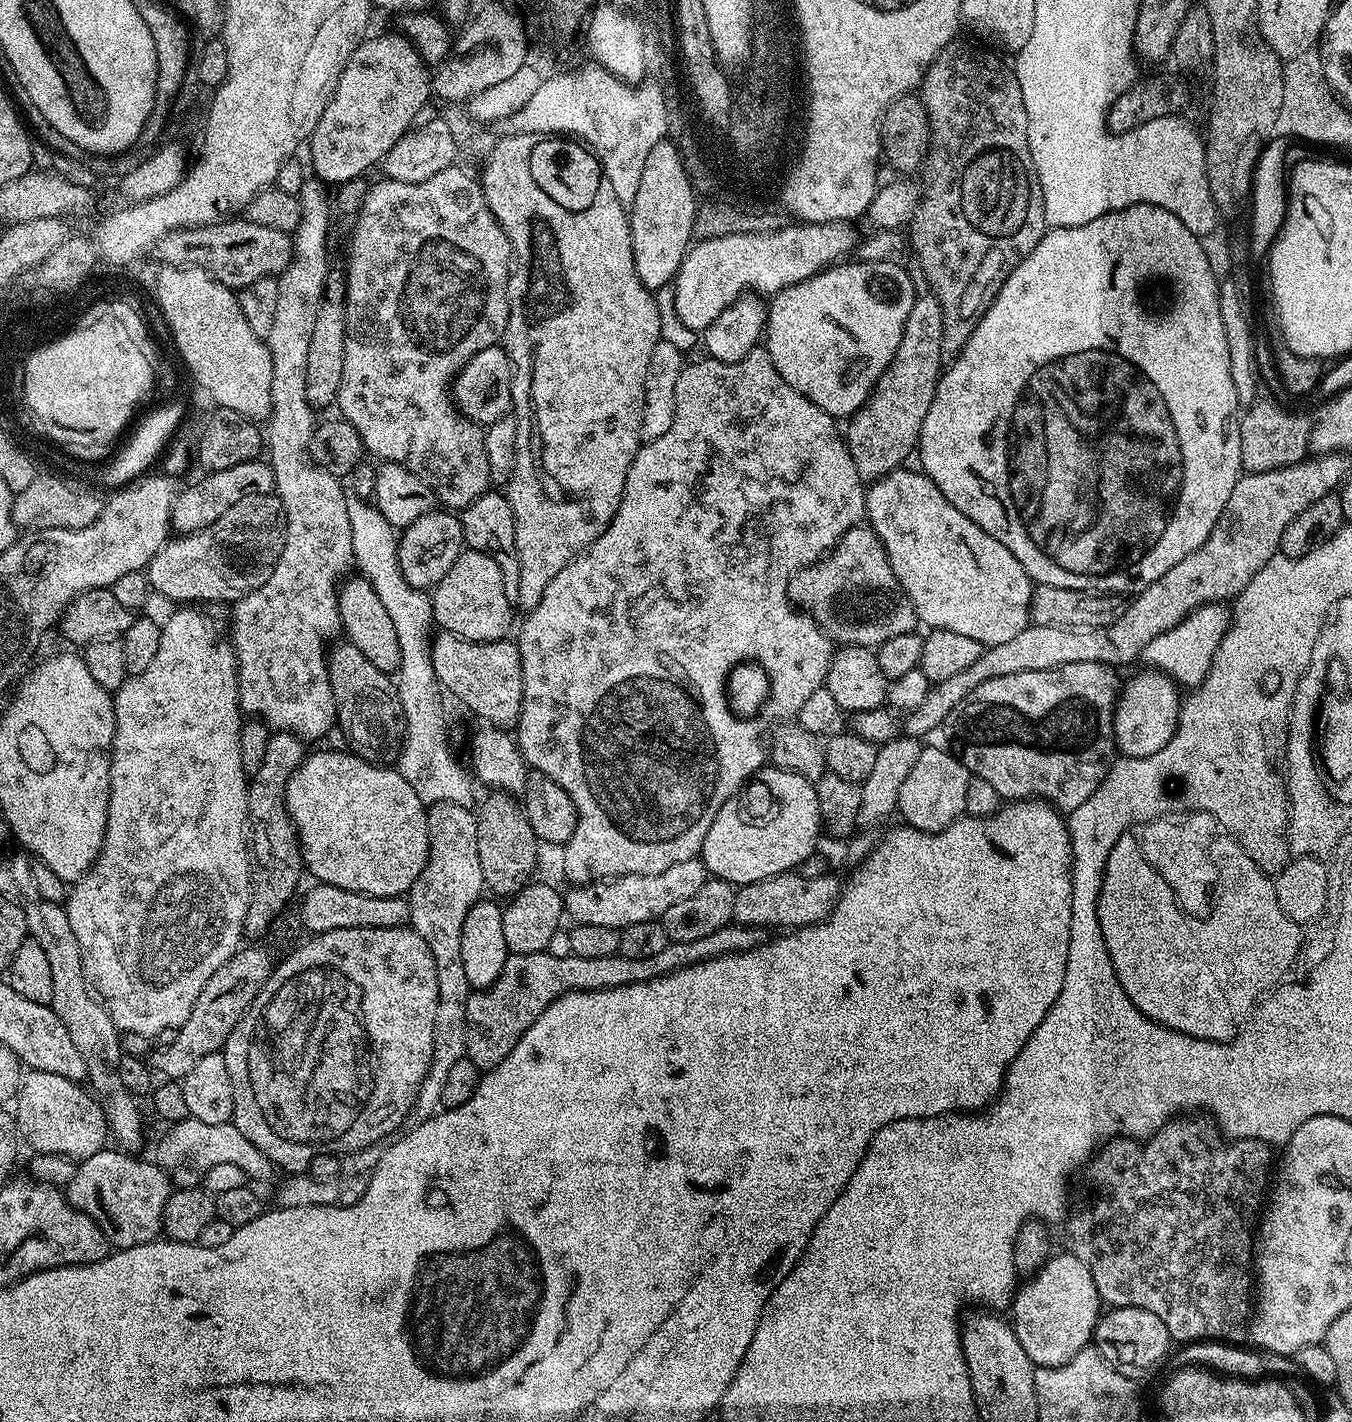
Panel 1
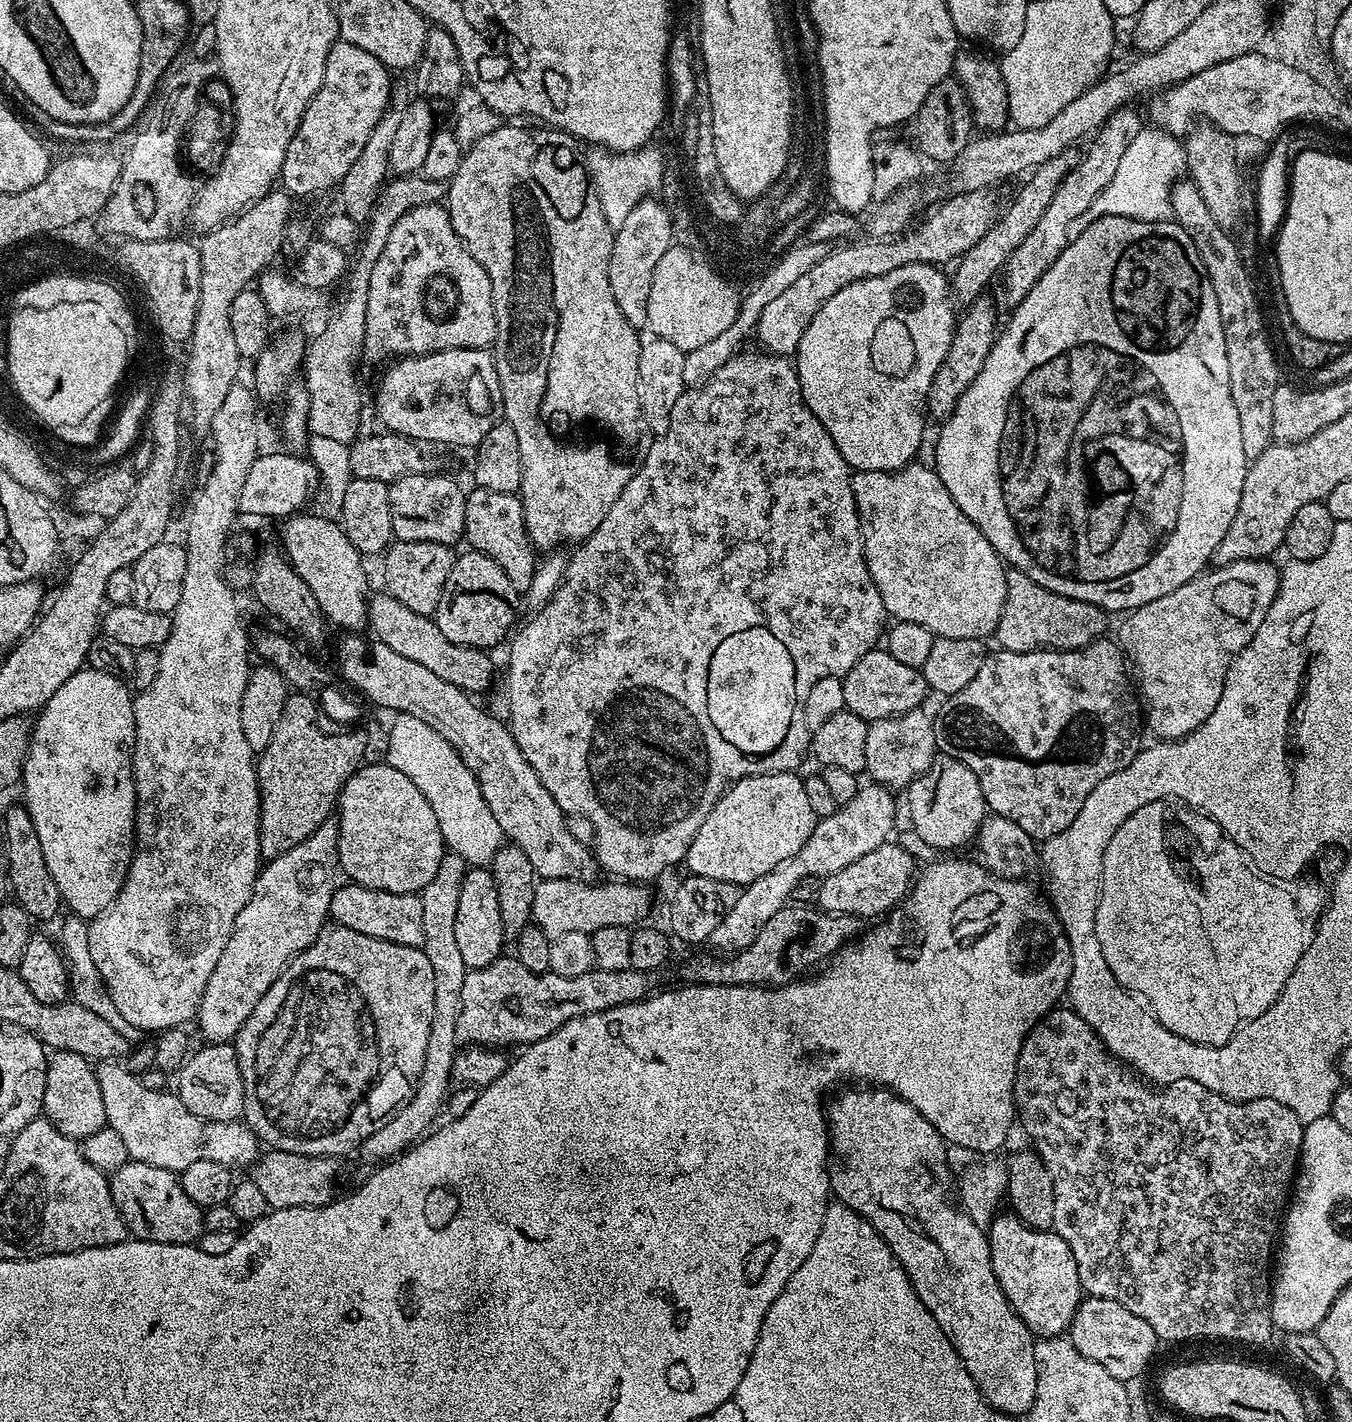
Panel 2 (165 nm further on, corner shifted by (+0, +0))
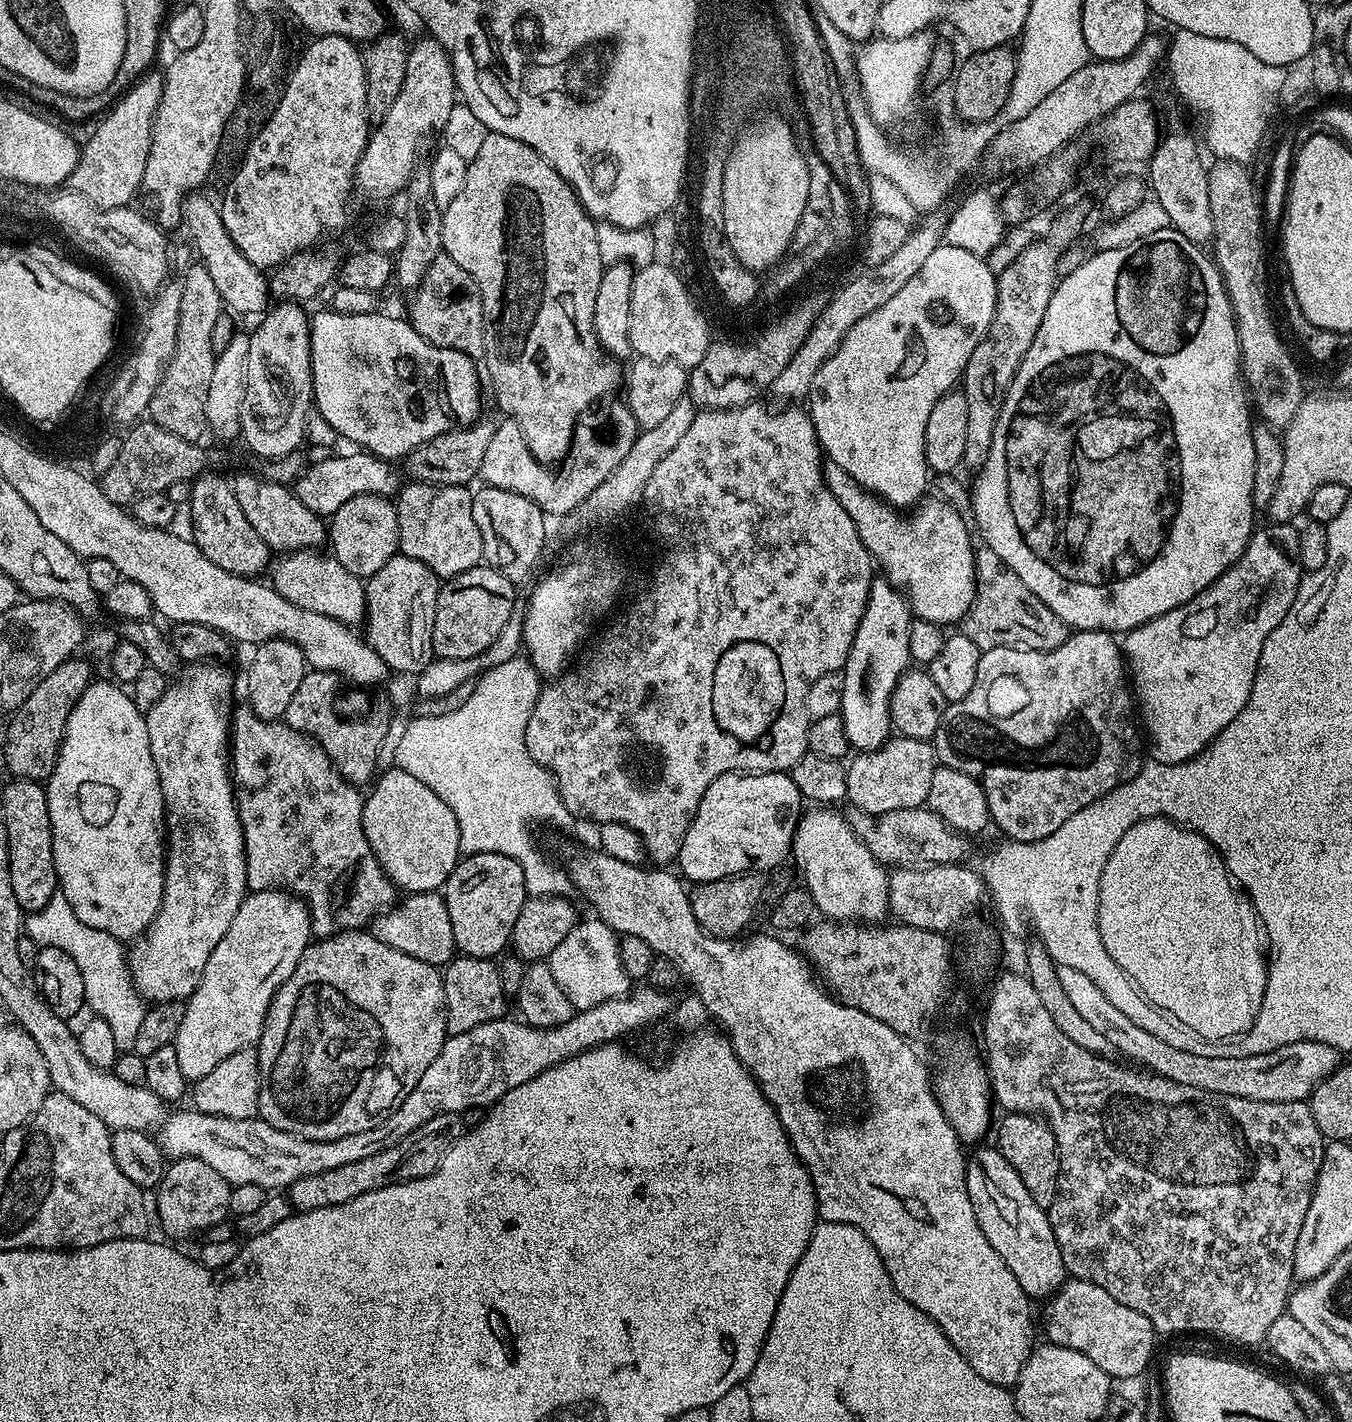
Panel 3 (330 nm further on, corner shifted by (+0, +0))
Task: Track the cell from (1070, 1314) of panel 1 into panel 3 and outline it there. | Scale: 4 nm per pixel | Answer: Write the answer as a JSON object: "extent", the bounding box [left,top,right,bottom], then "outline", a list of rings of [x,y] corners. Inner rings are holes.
{"extent":[966,1148,1066,1298],"outline":[[[979,1148],[975,1149],[977,1152],[973,1156],[971,1153],[966,1164],[966,1190],[970,1194],[970,1206],[974,1206],[978,1226],[982,1234],[986,1234],[986,1242],[990,1242],[1002,1262],[1010,1266],[1010,1274],[1018,1278],[1018,1286],[1022,1286],[1029,1298],[1051,1297],[1064,1283],[1066,1273],[1047,1211],[1040,1208],[1030,1194],[1026,1194],[1026,1186],[1022,1186],[1018,1170],[1006,1162],[999,1148]]]}

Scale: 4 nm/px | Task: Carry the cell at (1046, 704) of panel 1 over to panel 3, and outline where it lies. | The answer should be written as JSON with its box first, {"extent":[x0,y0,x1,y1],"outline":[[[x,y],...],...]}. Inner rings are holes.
{"extent":[934,630,1142,844],"outline":[[[1076,630],[1069,635],[1066,642],[1062,642],[1062,646],[1049,652],[1035,652],[1021,648],[983,649],[978,662],[978,678],[974,678],[974,687],[970,689],[970,694],[966,694],[966,698],[953,700],[945,707],[942,722],[934,737],[934,747],[935,757],[943,767],[958,770],[974,778],[982,786],[986,794],[991,823],[997,824],[1005,832],[1003,835],[1007,839],[1021,840],[1022,843],[1029,844],[1054,834],[1054,830],[1058,830],[1058,826],[1062,826],[1062,822],[1066,822],[1070,814],[1078,814],[1082,806],[1090,806],[1090,802],[1102,798],[1119,784],[1126,783],[1139,770],[1142,763],[1140,740],[1142,744],[1138,720],[1134,715],[1134,696],[1130,691],[1129,677],[1126,675],[1126,661],[1117,637],[1111,632]]]}

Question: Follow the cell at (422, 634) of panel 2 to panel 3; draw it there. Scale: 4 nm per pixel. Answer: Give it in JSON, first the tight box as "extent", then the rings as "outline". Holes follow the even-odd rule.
{"extent":[270,550,366,626],"outline":[[[305,550],[281,555],[270,568],[272,589],[282,594],[286,602],[302,606],[302,610],[314,610],[318,614],[326,614],[326,618],[334,618],[349,626],[363,625],[366,620],[365,581],[350,574],[346,566],[342,566],[342,562],[338,562],[335,556],[331,554],[323,556],[322,553],[320,550]]]}

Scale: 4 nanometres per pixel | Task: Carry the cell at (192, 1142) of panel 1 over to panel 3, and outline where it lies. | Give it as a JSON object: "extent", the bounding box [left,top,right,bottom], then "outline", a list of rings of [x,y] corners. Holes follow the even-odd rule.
{"extent":[286,1114,449,1212],"outline":[[[441,1114],[430,1118],[418,1130],[414,1130],[406,1138],[402,1138],[396,1144],[386,1146],[386,1150],[378,1150],[378,1154],[370,1154],[370,1158],[361,1158],[358,1162],[350,1162],[346,1166],[338,1166],[336,1170],[322,1170],[320,1174],[310,1174],[298,1178],[287,1189],[286,1195],[292,1202],[296,1212],[309,1212],[310,1210],[322,1210],[326,1206],[342,1206],[342,1202],[350,1202],[358,1198],[358,1194],[370,1194],[370,1190],[383,1188],[393,1179],[392,1176],[400,1168],[400,1163],[415,1150],[419,1144],[427,1142],[431,1136],[436,1136],[448,1124],[449,1117]]]}

